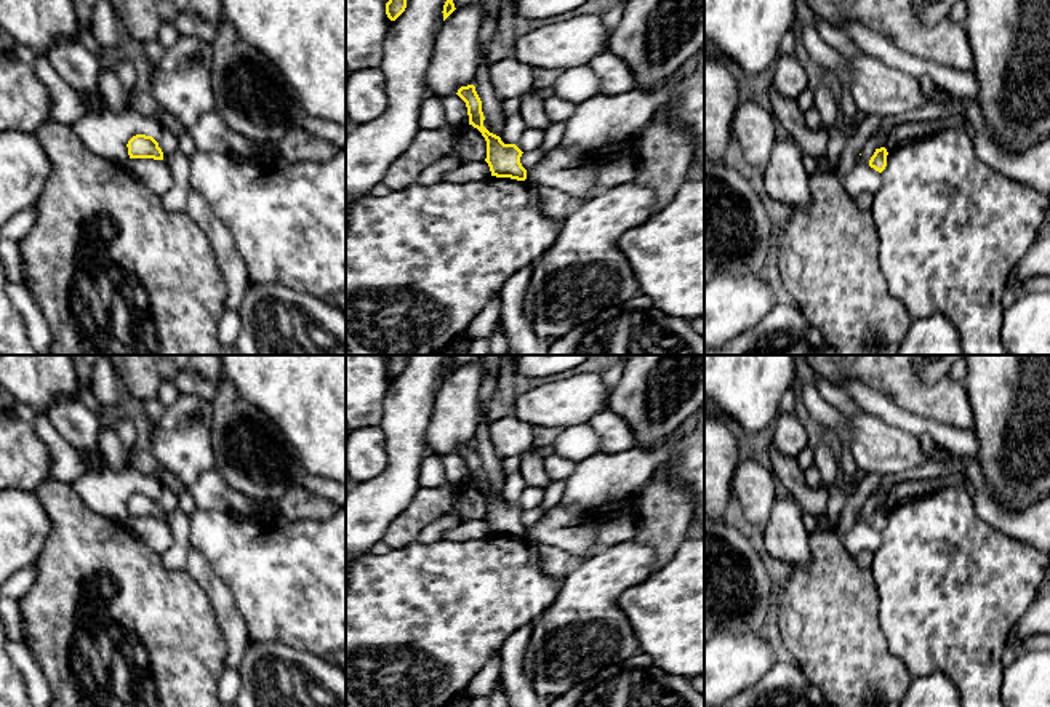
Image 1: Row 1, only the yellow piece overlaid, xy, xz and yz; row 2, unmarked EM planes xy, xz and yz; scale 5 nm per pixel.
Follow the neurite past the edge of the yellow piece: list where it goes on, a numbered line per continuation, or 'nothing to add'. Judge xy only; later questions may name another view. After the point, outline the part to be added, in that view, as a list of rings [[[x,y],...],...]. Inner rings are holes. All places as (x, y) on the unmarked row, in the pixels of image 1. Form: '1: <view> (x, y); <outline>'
nothing to add

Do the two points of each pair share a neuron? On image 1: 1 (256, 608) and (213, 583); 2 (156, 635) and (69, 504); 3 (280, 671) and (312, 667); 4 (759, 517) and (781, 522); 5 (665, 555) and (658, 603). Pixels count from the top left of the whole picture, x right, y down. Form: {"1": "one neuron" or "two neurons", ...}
{"1": "two neurons", "2": "one neuron", "3": "one neuron", "4": "two neurons", "5": "two neurons"}

